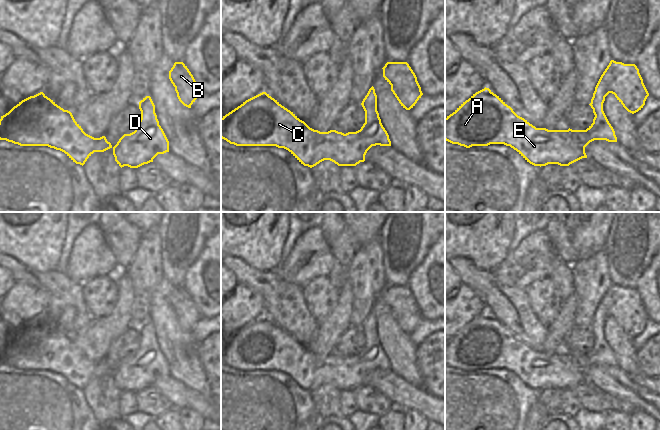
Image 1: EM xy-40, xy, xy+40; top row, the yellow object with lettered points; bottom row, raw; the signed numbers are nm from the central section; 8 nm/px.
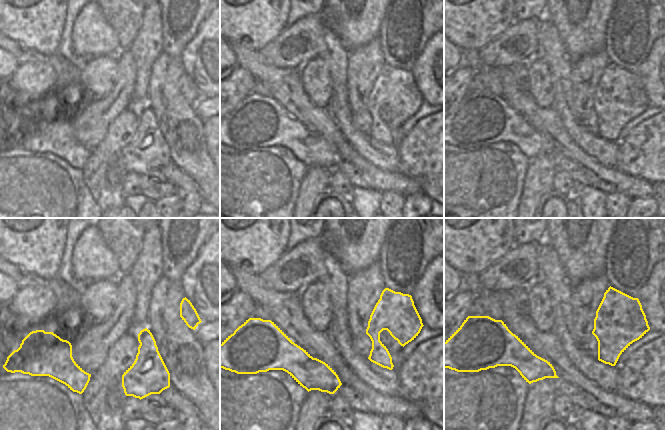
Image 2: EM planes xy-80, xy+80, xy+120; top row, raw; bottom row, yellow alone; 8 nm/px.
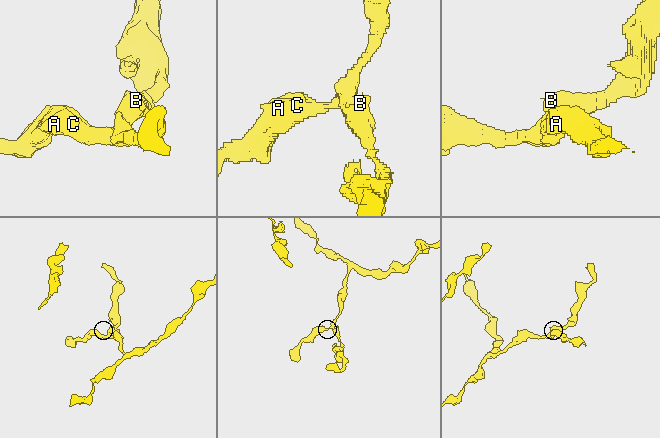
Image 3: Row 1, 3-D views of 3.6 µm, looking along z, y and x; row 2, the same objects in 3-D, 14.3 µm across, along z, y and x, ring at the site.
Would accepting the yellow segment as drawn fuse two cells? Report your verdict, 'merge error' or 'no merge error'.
no merge error

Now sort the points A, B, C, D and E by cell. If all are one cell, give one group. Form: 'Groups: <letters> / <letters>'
Groups: A B C D E

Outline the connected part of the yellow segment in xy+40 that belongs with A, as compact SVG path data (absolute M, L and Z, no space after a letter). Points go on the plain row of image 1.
M611 284L589 328L595 339L593 347L586 354L548 354L536 352L518 340L485 311L445 342L445 364L466 372L504 368L534 390L569 390L587 382L585 371L590 366L617 366L615 355L603 335L603 327L609 317L614 318L632 338L643 332L649 320L635 288Z

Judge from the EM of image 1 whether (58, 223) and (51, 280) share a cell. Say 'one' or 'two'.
two

